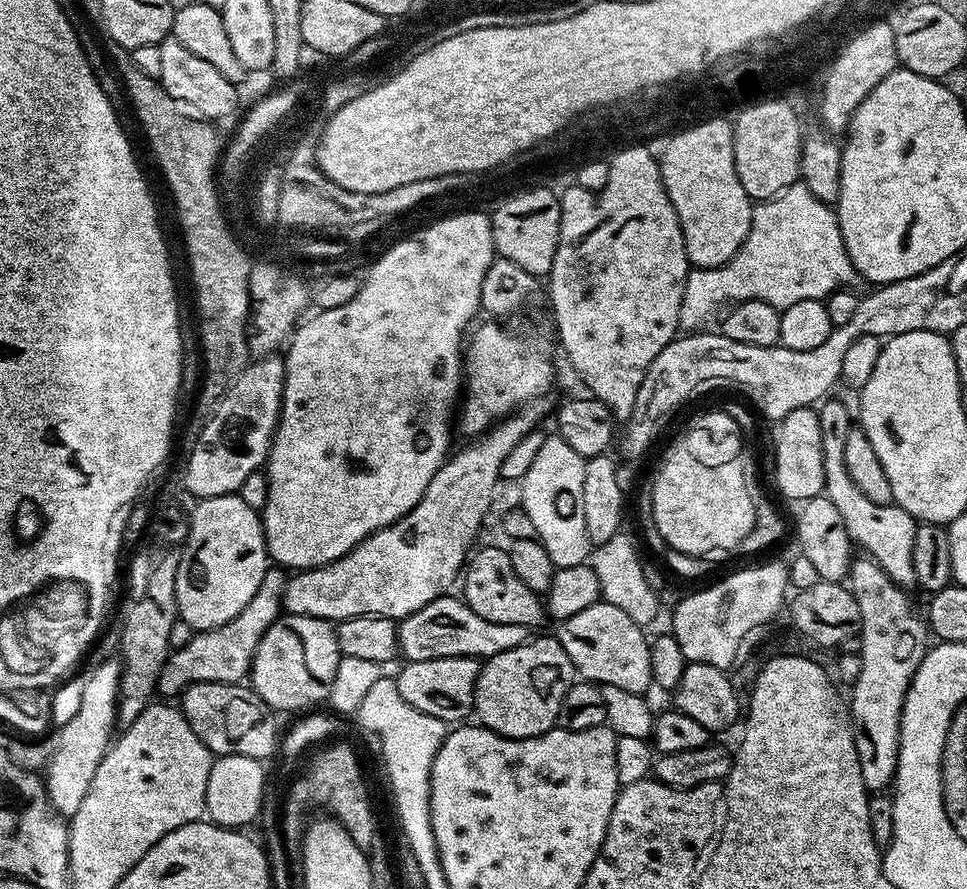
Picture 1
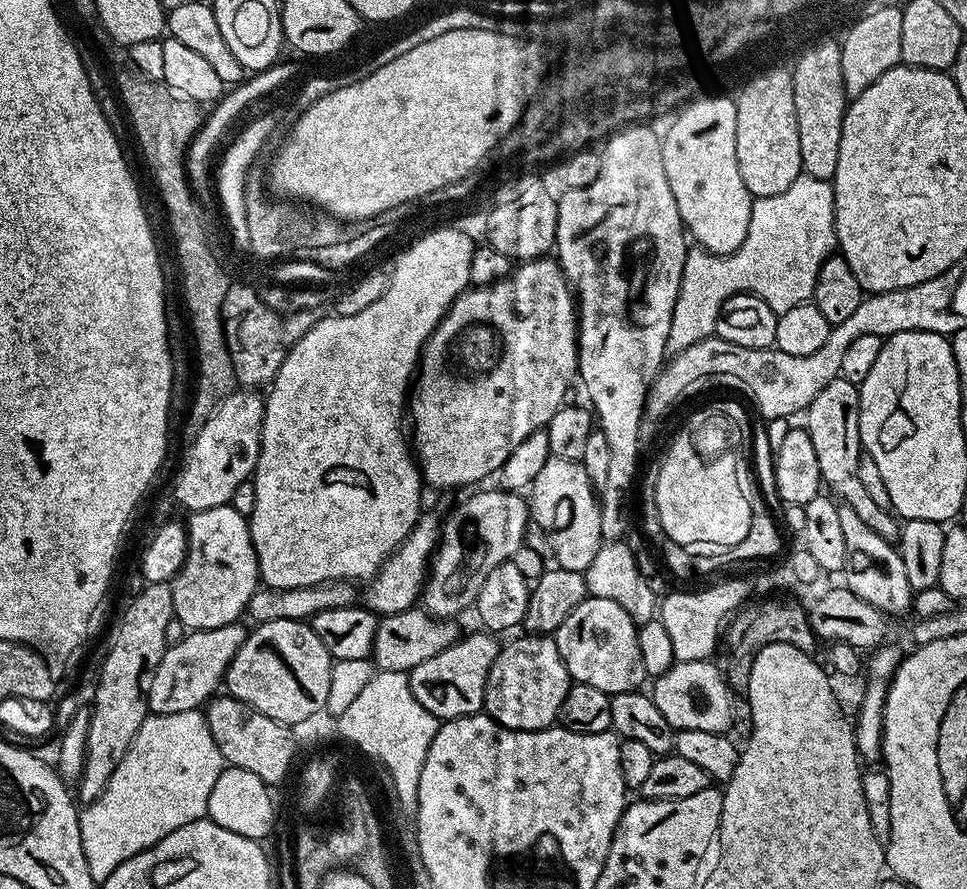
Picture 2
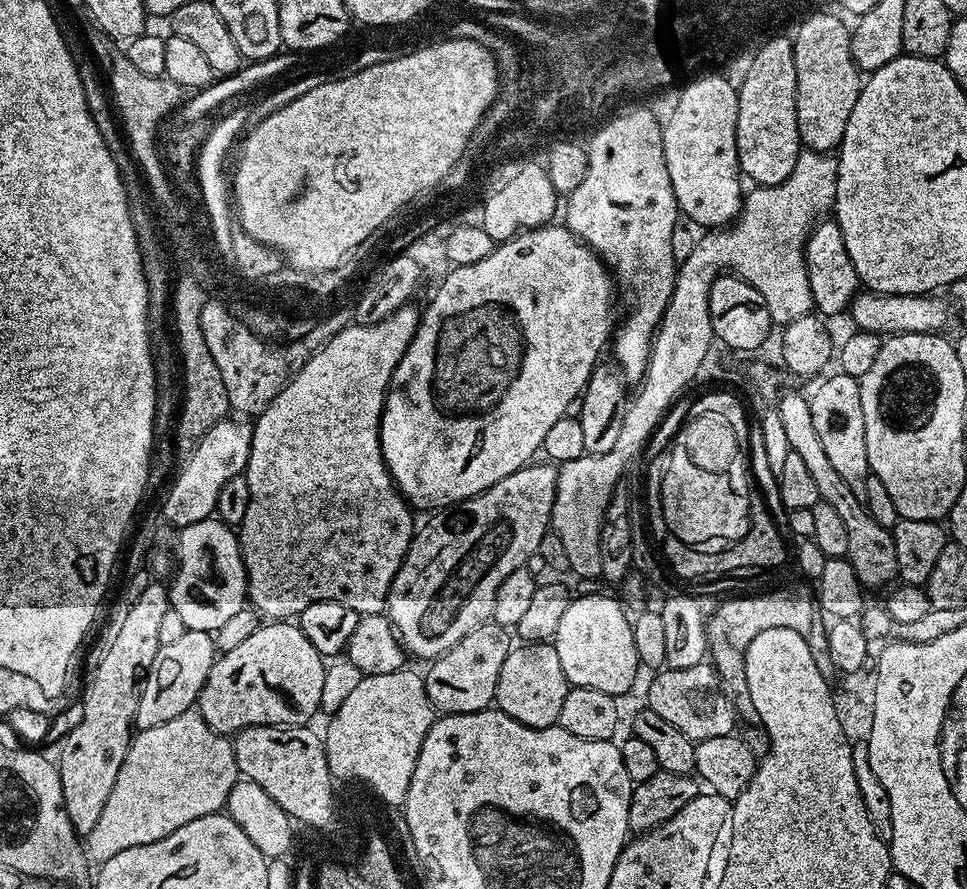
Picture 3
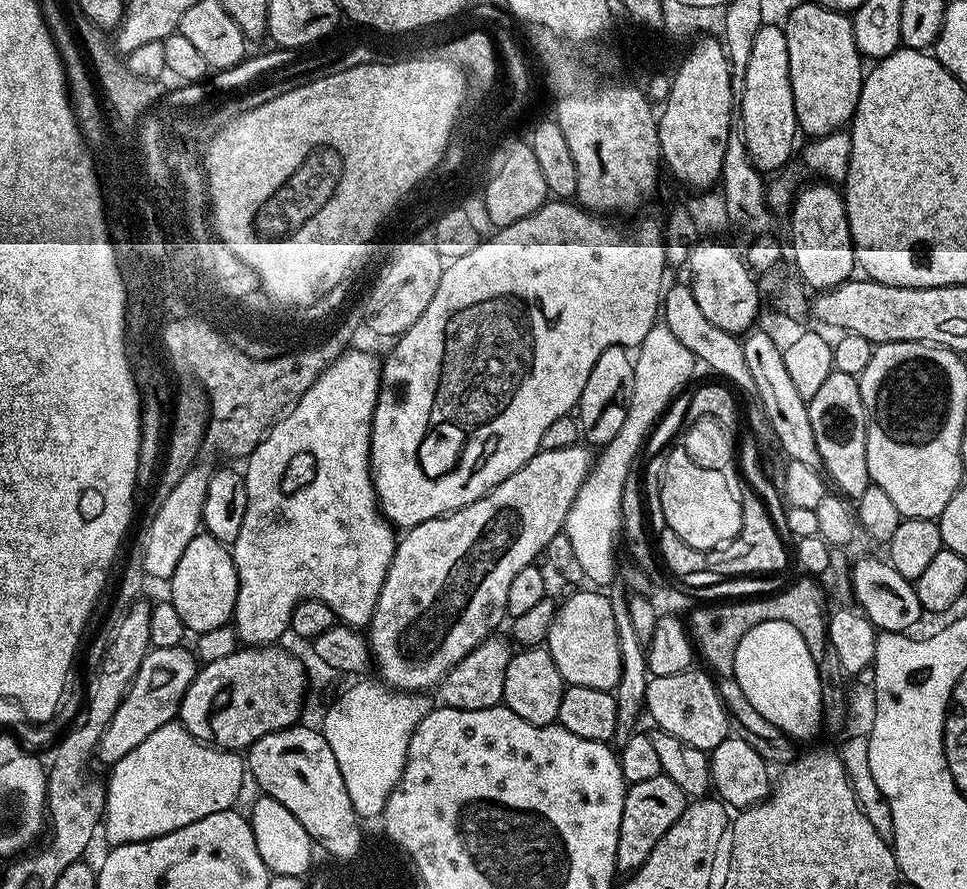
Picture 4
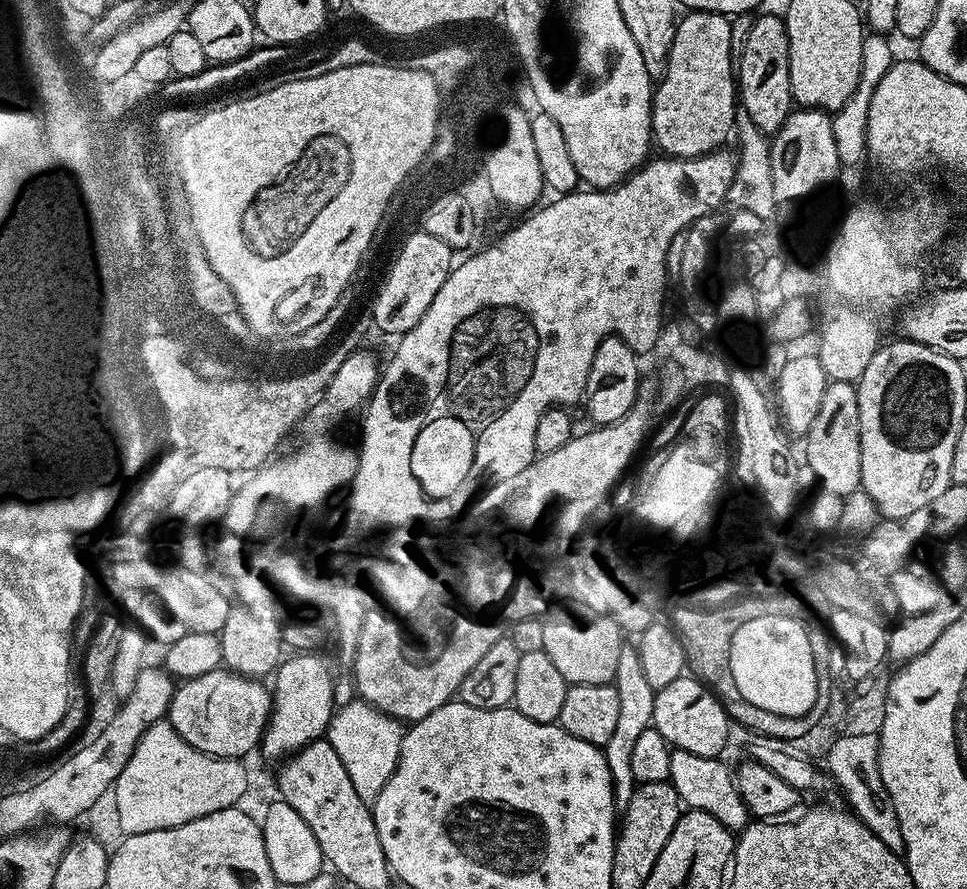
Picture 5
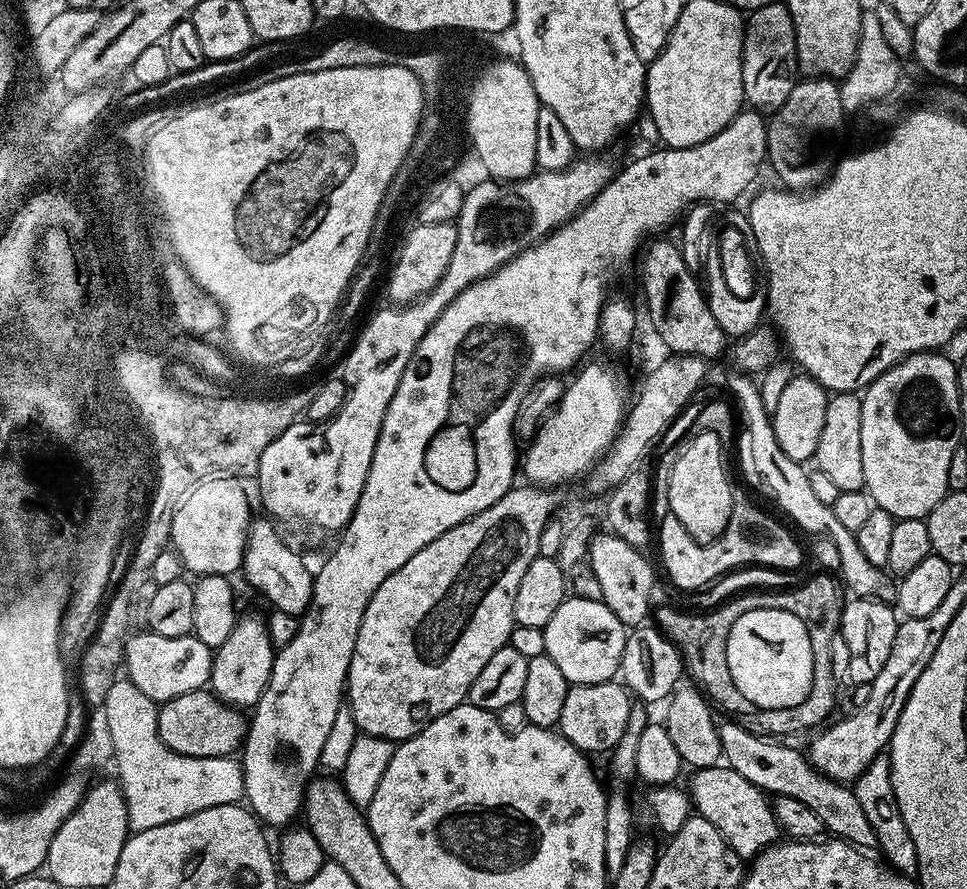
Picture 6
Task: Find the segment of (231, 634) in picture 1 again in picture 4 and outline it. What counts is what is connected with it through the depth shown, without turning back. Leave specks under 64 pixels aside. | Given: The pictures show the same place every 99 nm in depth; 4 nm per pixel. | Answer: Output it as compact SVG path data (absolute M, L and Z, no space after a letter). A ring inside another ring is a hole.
M187 647L178 648L152 648L138 666L138 674L132 679L130 690L126 698L122 698L122 706L114 710L114 718L106 726L106 730L100 739L100 745L96 747L96 756L105 766L117 764L134 746L146 742L154 730L173 723L179 717L180 703L183 696L198 671L198 660Z

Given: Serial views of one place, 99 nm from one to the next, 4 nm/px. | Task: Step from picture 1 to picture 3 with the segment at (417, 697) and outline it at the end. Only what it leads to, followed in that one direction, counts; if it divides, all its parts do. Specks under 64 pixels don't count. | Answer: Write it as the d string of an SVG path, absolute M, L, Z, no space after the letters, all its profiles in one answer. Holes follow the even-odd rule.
M495 622L478 626L470 630L470 634L466 634L466 638L462 638L462 642L458 642L458 646L451 648L445 656L427 665L428 672L423 673L423 678L433 709L444 714L481 712L495 701L502 662L506 662L514 647L513 637L510 632L508 637L508 632L505 625Z

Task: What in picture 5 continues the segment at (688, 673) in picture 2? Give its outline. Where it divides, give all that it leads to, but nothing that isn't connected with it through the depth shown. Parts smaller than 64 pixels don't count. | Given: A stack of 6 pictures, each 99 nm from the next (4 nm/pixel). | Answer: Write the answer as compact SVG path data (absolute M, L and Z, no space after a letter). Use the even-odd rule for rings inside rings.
M691 674L679 676L670 686L659 689L654 698L652 727L666 738L672 748L690 750L690 754L719 757L728 744L730 719L725 705L715 692Z

